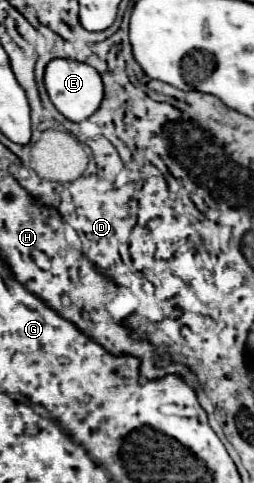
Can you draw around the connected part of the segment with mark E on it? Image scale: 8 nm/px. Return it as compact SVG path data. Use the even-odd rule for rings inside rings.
M53 59L45 67L45 89L47 89L51 103L69 121L85 121L87 117L91 117L99 109L99 105L103 101L101 75L91 65L71 61L71 59Z

